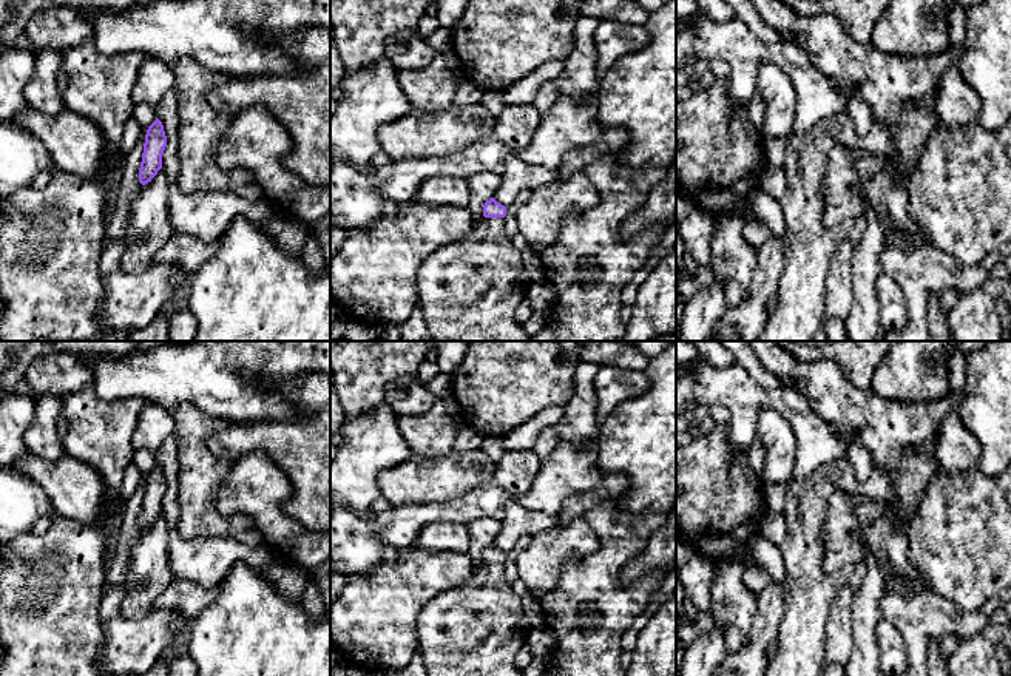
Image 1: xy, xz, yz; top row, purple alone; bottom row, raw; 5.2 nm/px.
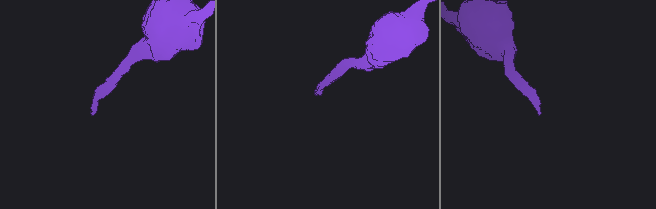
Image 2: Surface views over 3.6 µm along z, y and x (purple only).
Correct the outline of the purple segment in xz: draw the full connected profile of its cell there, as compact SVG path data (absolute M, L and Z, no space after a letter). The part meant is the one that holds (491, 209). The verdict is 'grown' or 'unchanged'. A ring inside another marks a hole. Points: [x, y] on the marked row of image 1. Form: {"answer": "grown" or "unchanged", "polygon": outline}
{"answer": "grown", "polygon": "M491 198L483 205L483 216L465 238L440 247L420 265L415 278L418 306L434 341L529 341L531 335L517 321L516 312L533 281L522 252L505 232L505 216L506 207Z"}

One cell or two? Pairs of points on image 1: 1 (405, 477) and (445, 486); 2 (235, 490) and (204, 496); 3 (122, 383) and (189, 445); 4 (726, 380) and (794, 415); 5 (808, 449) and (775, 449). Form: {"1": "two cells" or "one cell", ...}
{"1": "one cell", "2": "two cells", "3": "two cells", "4": "one cell", "5": "two cells"}

